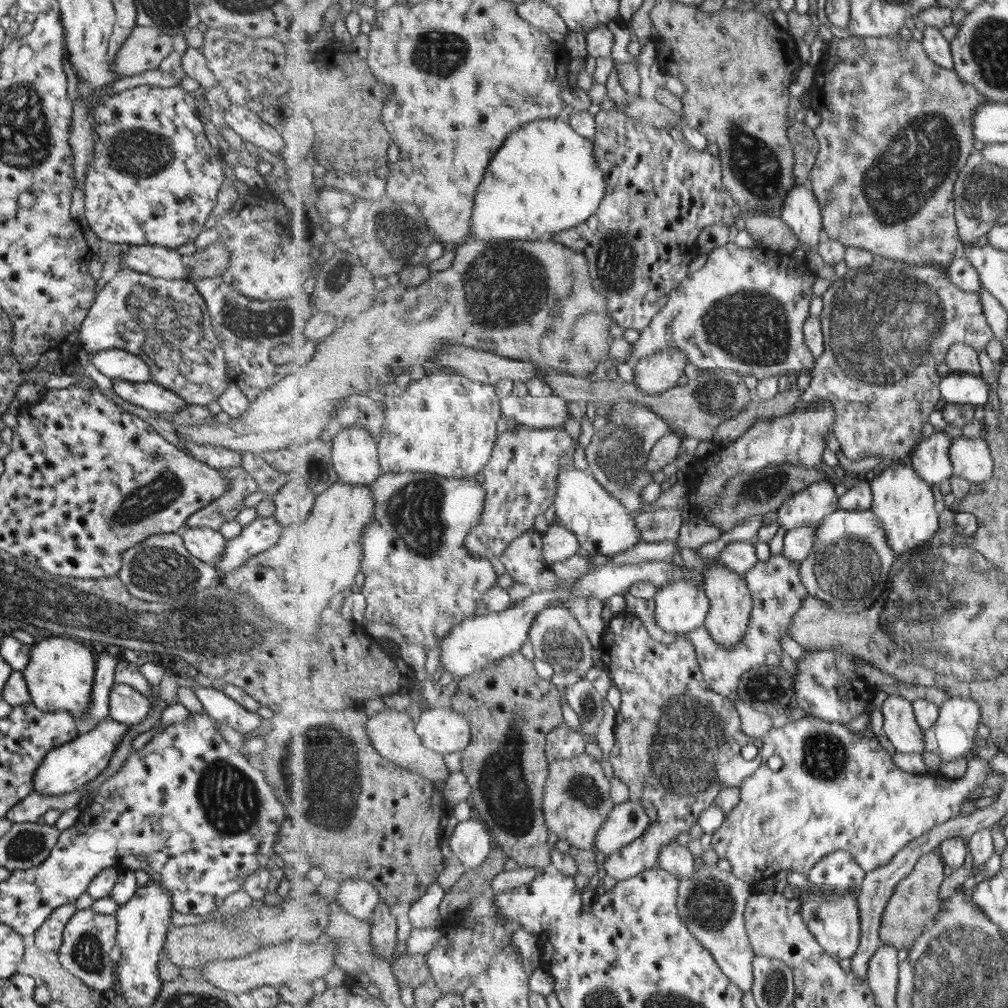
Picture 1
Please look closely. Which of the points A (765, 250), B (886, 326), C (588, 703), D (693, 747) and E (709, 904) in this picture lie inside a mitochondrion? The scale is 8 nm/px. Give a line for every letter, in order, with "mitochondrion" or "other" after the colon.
A: other
B: mitochondrion
C: mitochondrion
D: mitochondrion
E: mitochondrion

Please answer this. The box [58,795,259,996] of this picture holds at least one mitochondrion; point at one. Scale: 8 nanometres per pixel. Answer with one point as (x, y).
(87, 954)

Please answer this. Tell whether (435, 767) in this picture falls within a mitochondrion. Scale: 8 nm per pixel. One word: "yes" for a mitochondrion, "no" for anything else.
no

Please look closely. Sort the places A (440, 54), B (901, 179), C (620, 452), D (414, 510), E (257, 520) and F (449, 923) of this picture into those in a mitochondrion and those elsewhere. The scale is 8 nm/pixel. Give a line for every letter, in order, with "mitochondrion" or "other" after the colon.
A: mitochondrion
B: mitochondrion
C: mitochondrion
D: mitochondrion
E: other
F: other

